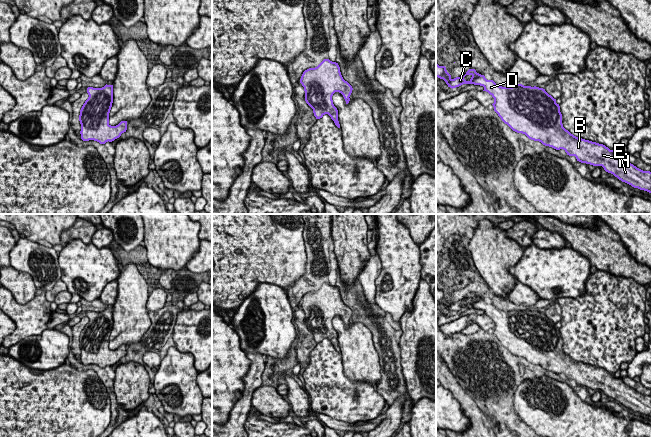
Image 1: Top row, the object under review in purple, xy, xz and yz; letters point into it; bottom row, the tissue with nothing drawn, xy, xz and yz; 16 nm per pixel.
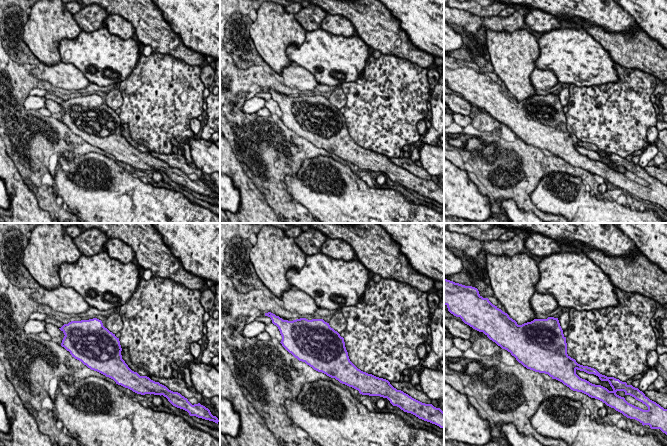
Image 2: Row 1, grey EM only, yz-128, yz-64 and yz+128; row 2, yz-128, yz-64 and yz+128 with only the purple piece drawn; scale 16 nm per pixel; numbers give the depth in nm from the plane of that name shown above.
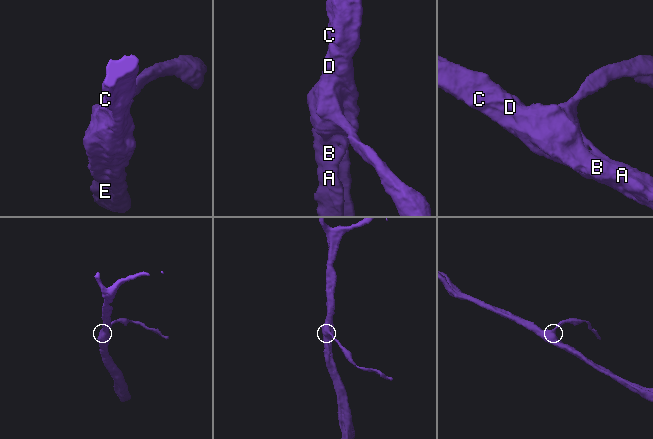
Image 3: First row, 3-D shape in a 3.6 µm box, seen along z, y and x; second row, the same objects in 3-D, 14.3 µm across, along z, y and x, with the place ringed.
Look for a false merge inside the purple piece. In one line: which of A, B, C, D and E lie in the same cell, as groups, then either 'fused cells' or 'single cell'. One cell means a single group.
A B C D E | single cell

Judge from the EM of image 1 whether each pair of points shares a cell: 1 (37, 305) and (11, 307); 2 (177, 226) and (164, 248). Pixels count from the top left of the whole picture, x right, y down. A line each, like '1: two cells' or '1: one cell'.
1: one cell
2: one cell

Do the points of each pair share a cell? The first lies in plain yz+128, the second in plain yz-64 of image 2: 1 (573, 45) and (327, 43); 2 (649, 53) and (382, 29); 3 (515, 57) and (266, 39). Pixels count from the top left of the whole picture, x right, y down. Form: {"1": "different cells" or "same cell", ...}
{"1": "same cell", "2": "same cell", "3": "same cell"}

